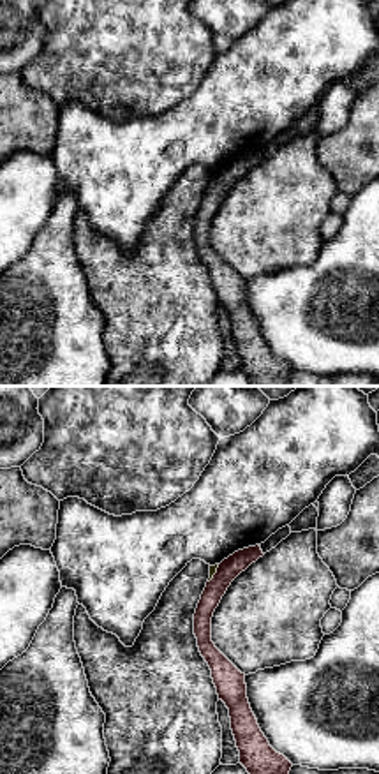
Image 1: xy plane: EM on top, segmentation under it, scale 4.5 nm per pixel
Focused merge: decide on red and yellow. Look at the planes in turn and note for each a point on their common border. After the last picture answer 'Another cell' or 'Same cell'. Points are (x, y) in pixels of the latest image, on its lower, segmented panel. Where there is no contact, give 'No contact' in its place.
Touches red at (215, 573)

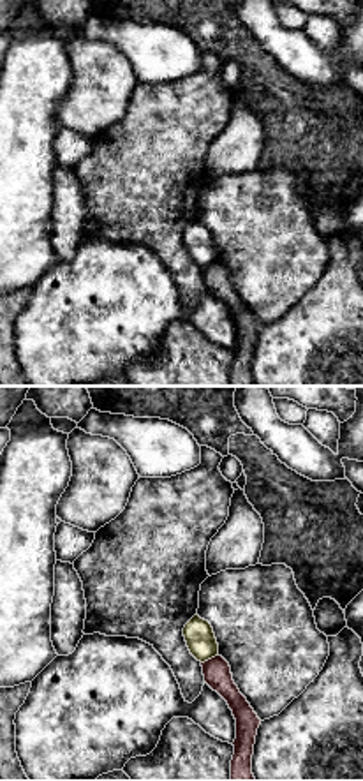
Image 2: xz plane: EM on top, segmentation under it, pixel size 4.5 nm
Touches red at (208, 660)

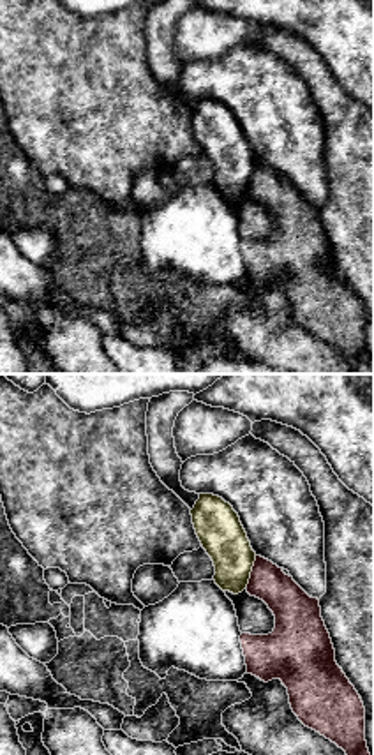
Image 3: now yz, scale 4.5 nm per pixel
Touches red at (251, 572)

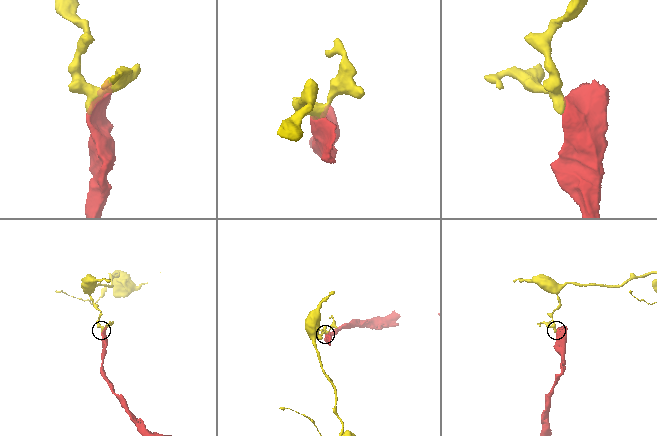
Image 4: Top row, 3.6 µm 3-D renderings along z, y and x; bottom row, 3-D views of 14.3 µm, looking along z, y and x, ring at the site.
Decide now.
Another cell

